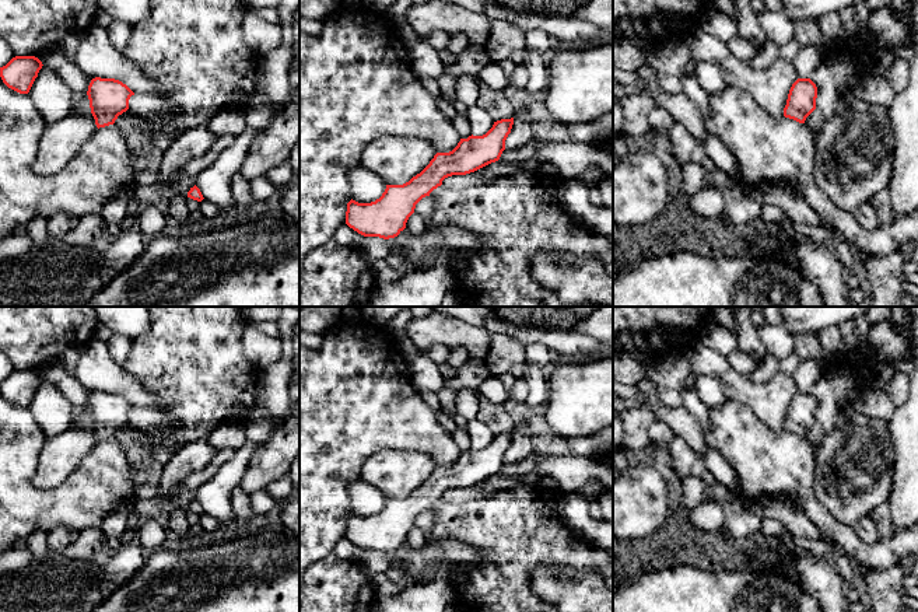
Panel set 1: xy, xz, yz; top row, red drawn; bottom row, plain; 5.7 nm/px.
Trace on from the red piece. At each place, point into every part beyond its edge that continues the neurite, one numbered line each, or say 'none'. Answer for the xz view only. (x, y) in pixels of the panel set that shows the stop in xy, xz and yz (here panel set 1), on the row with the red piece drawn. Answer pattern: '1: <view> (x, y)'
none

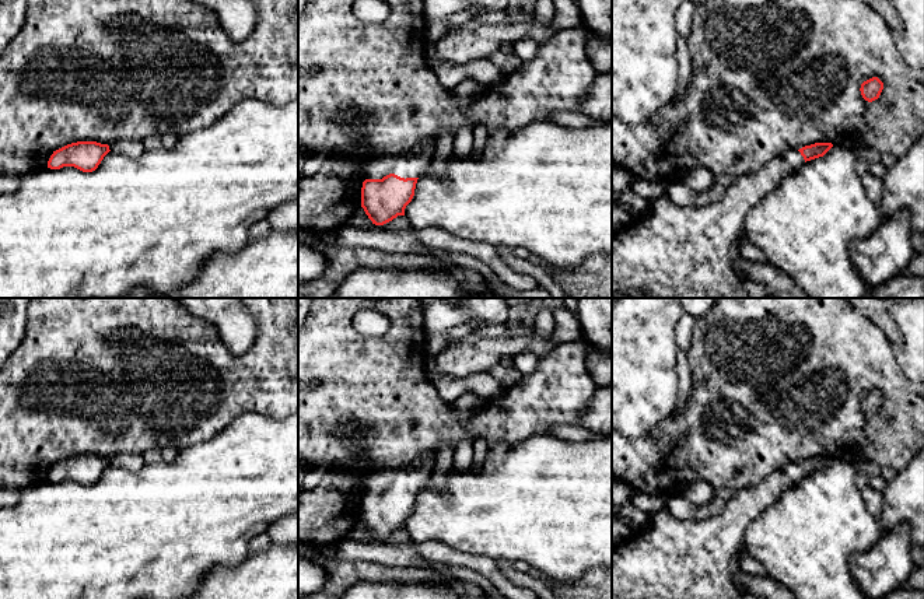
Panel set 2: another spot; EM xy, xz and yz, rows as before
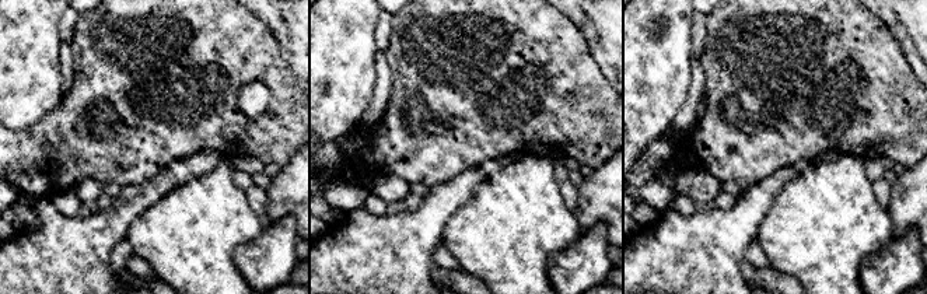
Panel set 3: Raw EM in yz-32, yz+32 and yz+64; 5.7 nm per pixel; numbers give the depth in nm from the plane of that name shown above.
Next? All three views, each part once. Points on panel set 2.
1: xz (409, 165)

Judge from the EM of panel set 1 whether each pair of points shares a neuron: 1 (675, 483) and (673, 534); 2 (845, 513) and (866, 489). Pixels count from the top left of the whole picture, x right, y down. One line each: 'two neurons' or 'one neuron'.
1: one neuron
2: one neuron

